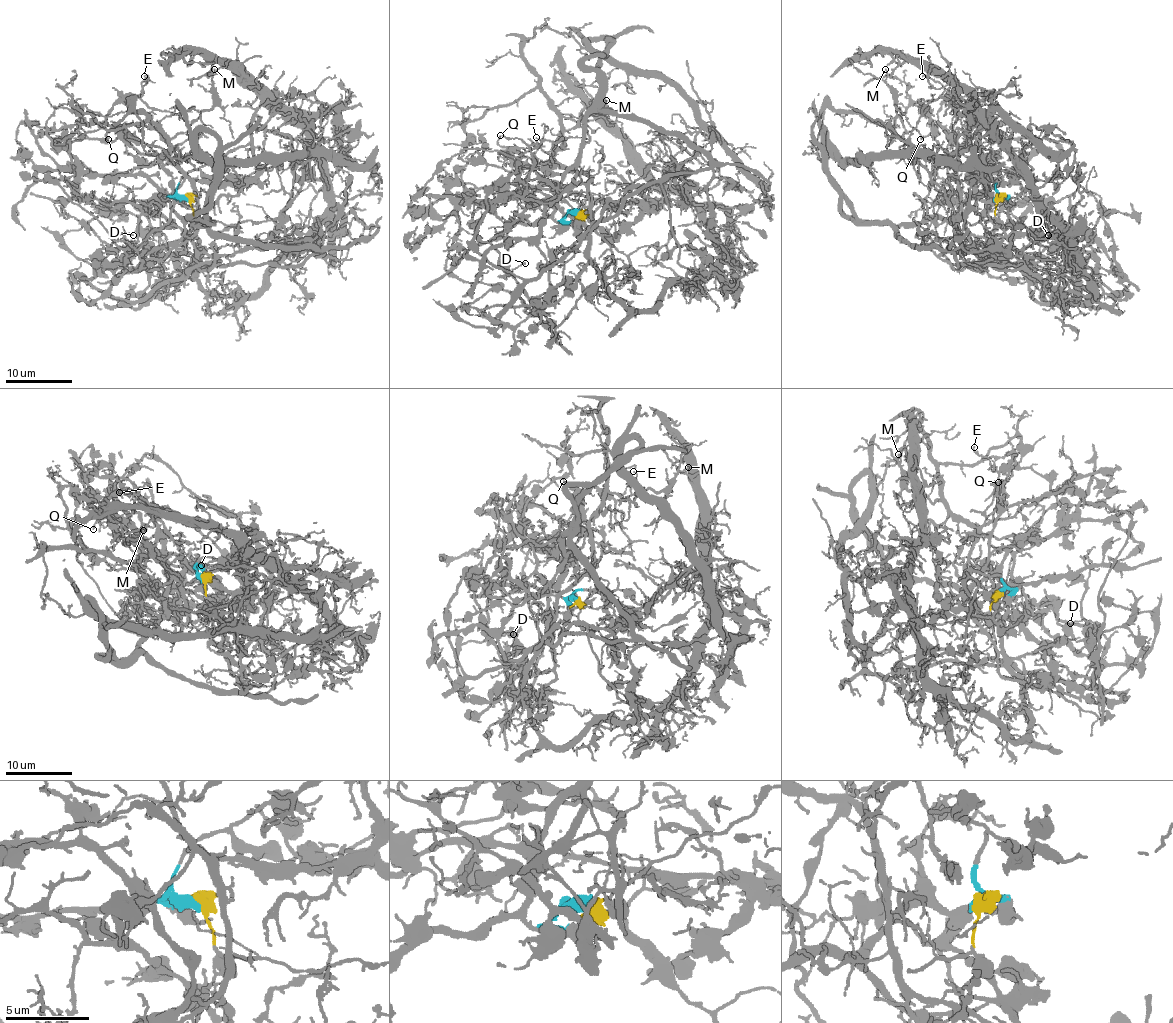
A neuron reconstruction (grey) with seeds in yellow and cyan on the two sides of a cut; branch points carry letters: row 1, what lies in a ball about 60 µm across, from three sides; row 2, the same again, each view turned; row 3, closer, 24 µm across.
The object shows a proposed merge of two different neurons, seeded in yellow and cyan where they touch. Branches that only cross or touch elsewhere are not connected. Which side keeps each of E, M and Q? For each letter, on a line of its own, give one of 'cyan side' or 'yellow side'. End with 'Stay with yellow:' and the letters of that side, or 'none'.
E: yellow side
M: yellow side
Q: yellow side
Stay with yellow: E, M, Q

